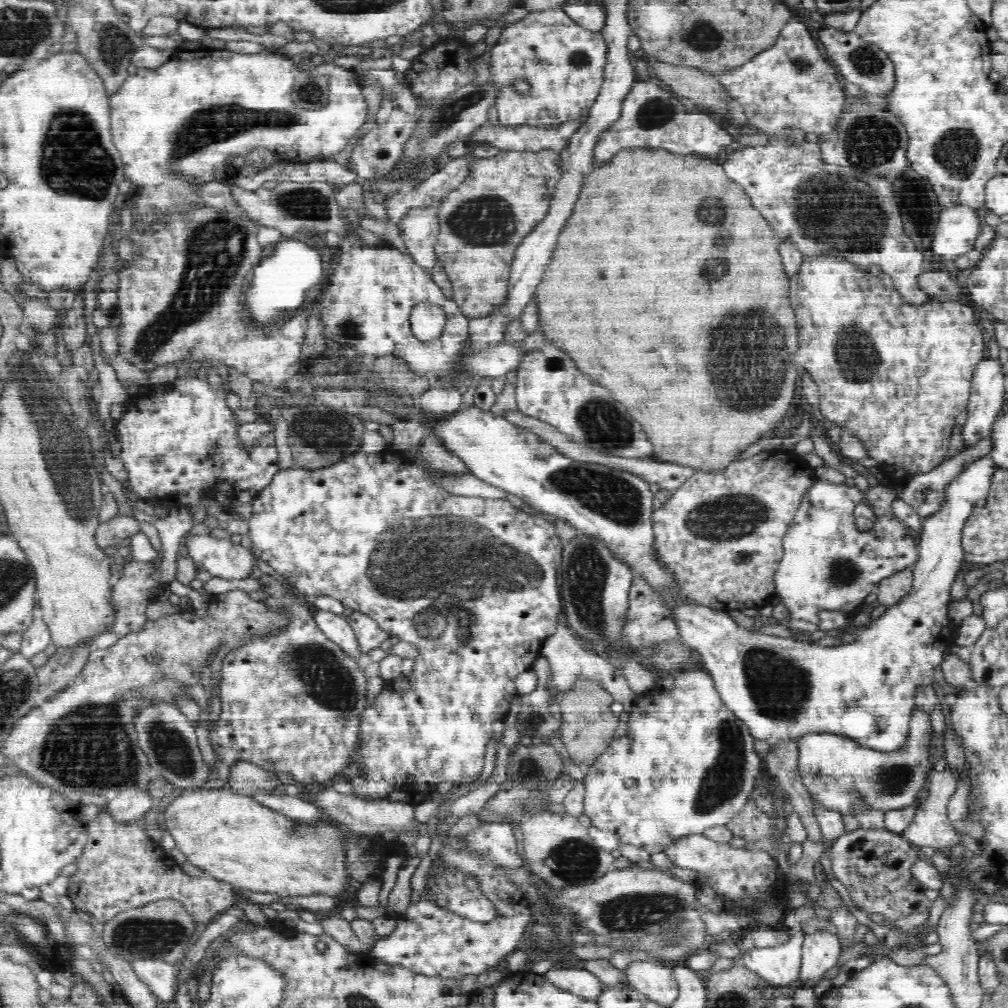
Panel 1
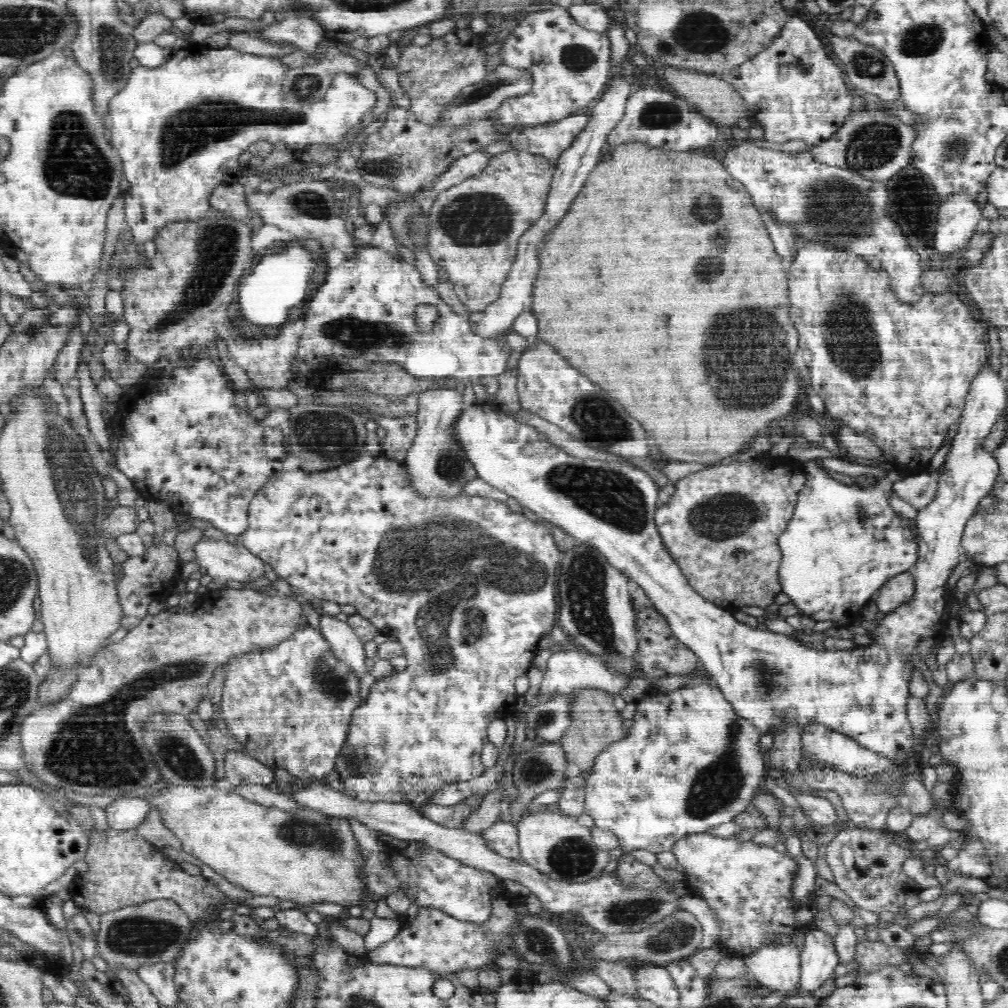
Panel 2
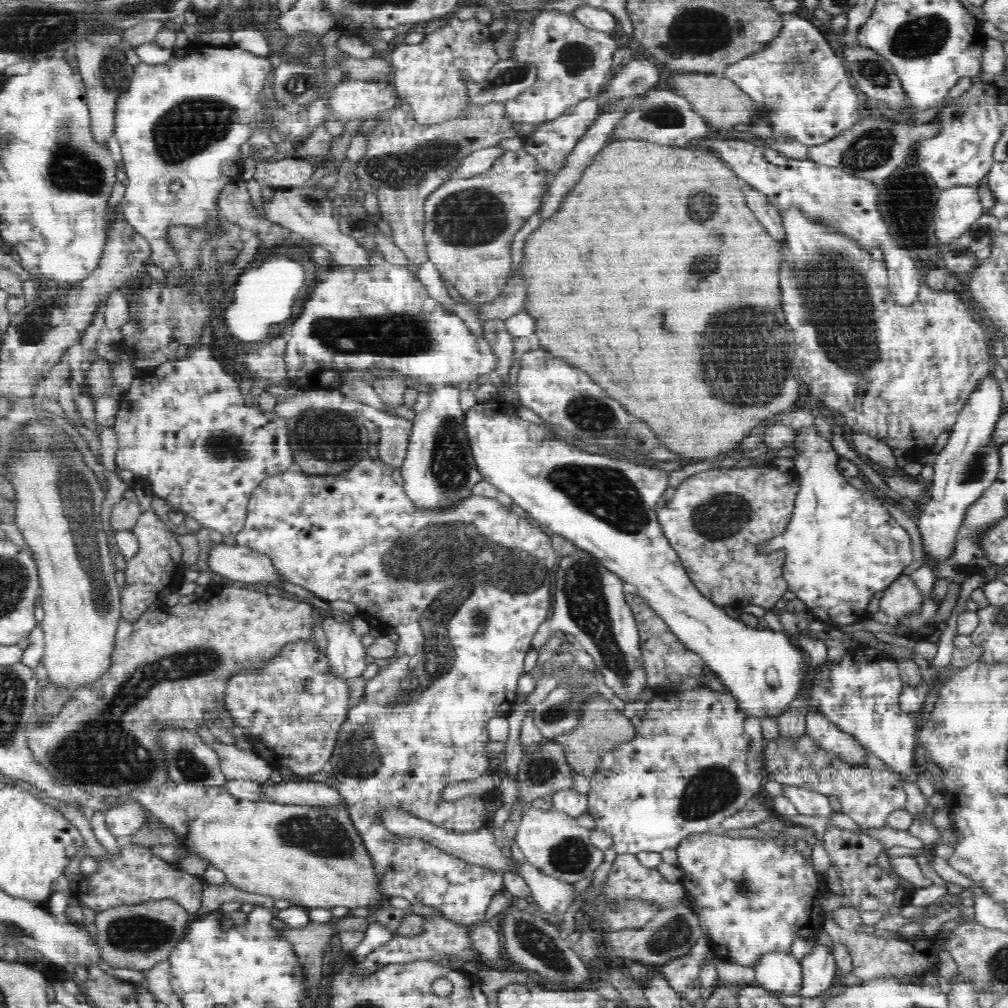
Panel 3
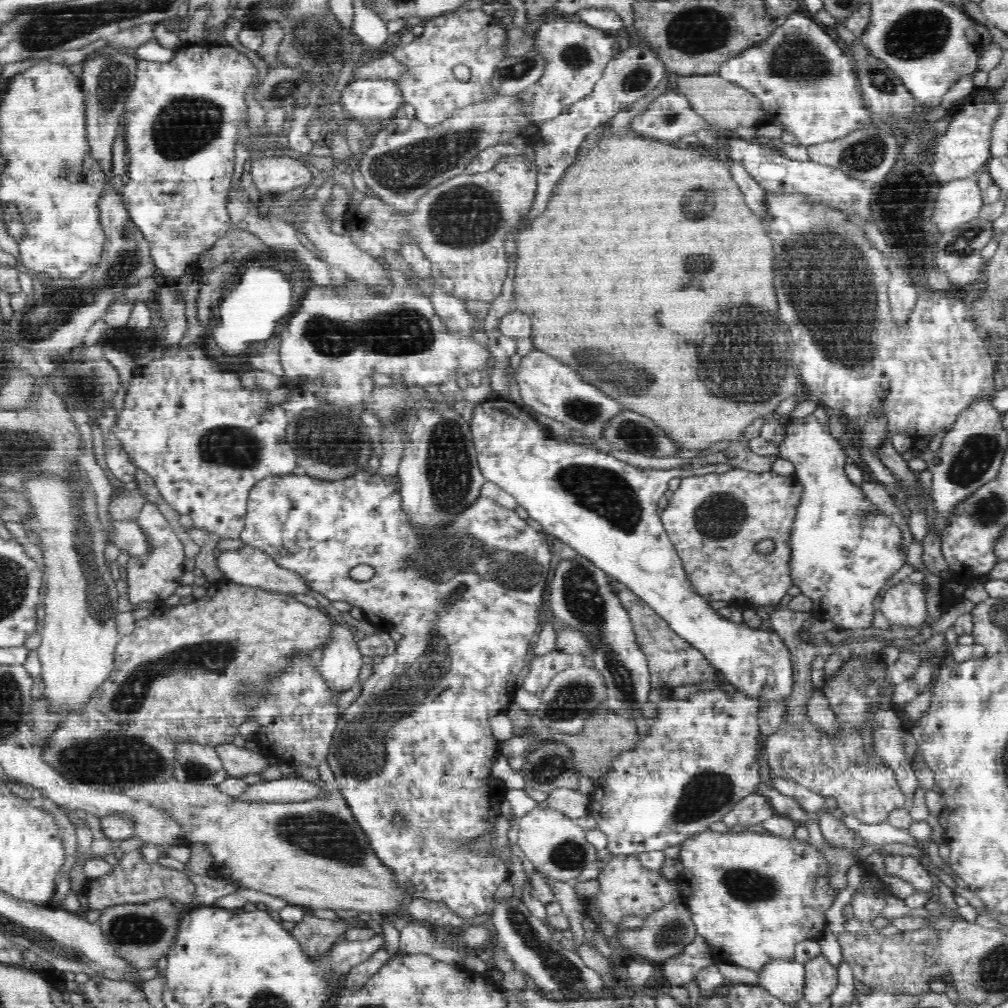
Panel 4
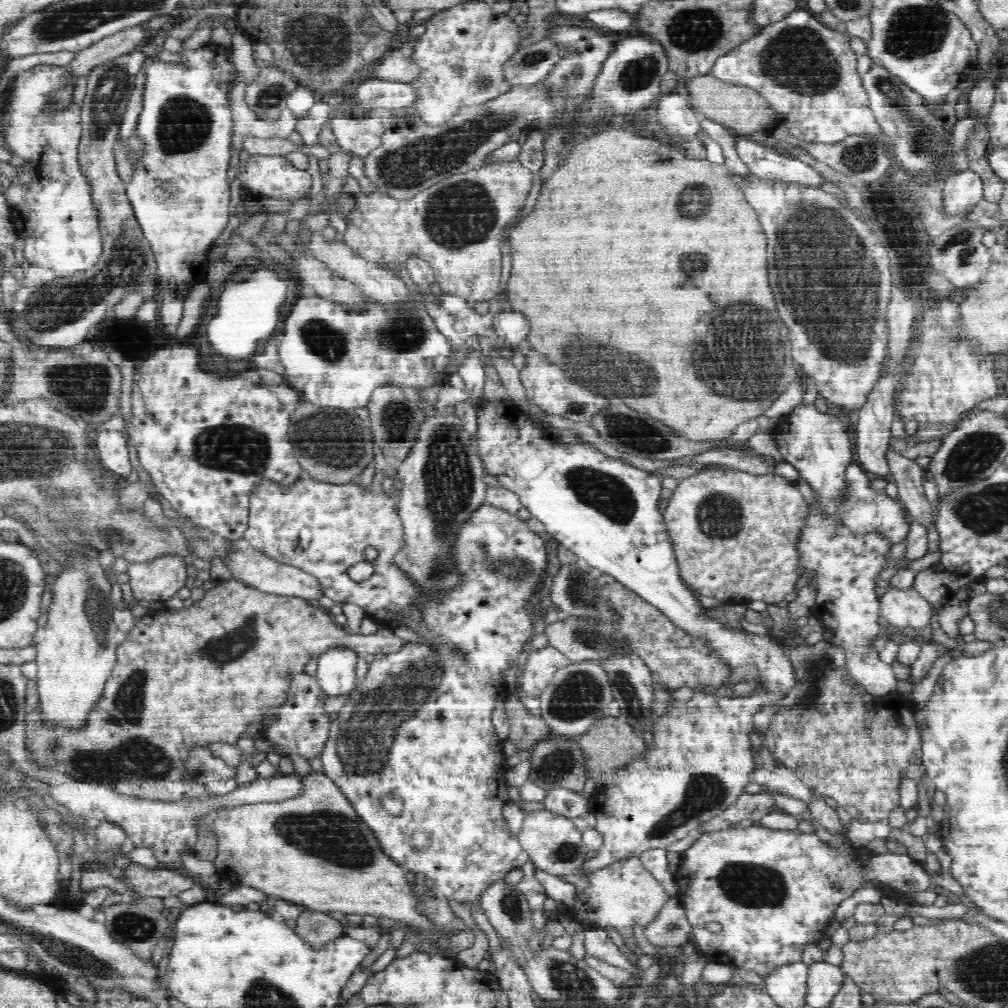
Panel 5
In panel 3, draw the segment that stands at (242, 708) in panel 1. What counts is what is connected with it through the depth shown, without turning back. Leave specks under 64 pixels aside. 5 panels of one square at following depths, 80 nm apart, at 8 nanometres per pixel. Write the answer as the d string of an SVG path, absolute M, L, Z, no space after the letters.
M316 640L296 641L294 646L286 646L274 662L262 670L262 674L233 674L230 677L230 690L225 690L226 706L234 714L235 726L244 728L243 736L250 742L252 752L263 758L274 769L289 768L298 778L309 780L310 776L324 771L334 752L338 732L346 721L350 710L350 682L336 676L330 669L330 661L318 651Z

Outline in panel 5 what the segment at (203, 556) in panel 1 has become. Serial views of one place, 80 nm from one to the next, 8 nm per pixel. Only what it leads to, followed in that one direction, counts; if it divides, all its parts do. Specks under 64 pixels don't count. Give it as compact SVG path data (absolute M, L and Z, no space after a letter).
M252 546L246 550L236 550L230 553L228 560L224 560L224 564L230 570L232 578L245 582L249 586L253 586L265 593L300 597L308 601L319 599L323 596L322 589L315 576L295 566L278 562Z

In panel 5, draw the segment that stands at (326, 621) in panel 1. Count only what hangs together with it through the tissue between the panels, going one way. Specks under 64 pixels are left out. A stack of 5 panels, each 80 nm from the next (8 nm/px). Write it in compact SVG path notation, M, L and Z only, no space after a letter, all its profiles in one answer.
M344 646L334 647L320 654L315 677L327 698L348 694L356 689L358 658L357 652Z

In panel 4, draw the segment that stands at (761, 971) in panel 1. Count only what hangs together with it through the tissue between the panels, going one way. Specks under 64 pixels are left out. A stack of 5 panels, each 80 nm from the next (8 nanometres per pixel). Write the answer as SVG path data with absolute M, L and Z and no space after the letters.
M796 961L768 962L764 970L758 972L758 984L778 1000L794 1006L804 996L804 964Z

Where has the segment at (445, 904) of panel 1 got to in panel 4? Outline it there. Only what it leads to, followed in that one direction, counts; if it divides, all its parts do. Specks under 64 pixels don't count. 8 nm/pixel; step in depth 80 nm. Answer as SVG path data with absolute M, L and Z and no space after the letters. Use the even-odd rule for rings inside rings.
M367 466L358 470L352 478L346 478L345 481L326 481L307 475L296 476L296 474L288 477L264 478L249 492L245 527L239 538L245 545L269 554L282 568L299 572L311 590L316 590L328 600L344 600L353 607L360 608L363 618L372 626L378 629L394 628L402 634L396 652L392 656L382 657L381 662L372 663L373 669L370 670L370 676L360 684L360 693L354 702L342 712L335 727L326 761L333 772L335 778L333 783L336 789L341 791L350 811L353 812L354 819L362 827L366 836L369 836L370 844L374 852L377 852L378 859L397 874L402 890L408 894L406 882L410 882L412 899L426 898L432 902L444 902L456 916L471 922L475 916L489 912L494 894L500 884L508 879L508 866L500 860L498 850L496 850L496 856L492 858L480 858L481 854L475 854L469 847L475 844L474 841L490 837L486 835L486 832L494 834L494 822L501 816L500 807L503 795L492 796L486 790L486 784L490 778L490 766L500 754L500 742L492 736L489 718L503 713L512 704L516 692L516 676L524 668L528 655L531 654L532 645L538 635L536 630L542 626L538 618L542 612L542 598L544 598L546 588L549 588L548 582L552 576L551 538L544 532L532 529L514 509L504 508L490 498L480 496L474 504L462 512L462 518L458 518L458 522L450 526L448 534L444 534L446 530L442 530L436 538L414 542L414 538L410 538L410 526L406 526L406 513L402 510L402 501L399 500L401 496L398 491L400 489L399 478L397 476L383 478L378 471L371 476L366 470ZM358 564L368 564L374 568L375 573L370 580L356 581L350 577L350 570ZM442 564L446 566L446 570L450 570L450 582L438 582L438 586L434 586L434 582L426 582L426 578L418 578L418 570L414 570L414 566L442 566ZM396 812L402 817L400 824L395 822Z

